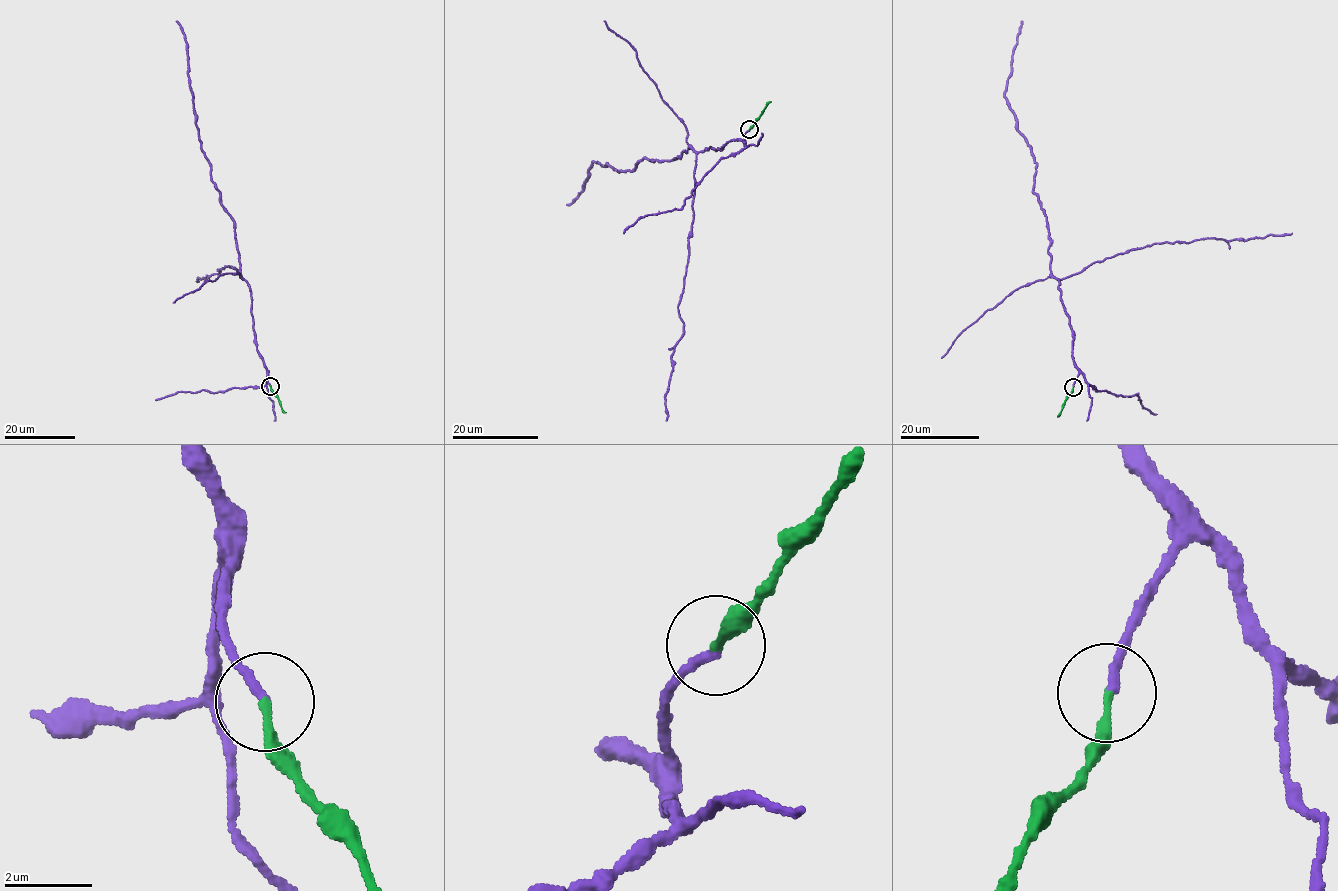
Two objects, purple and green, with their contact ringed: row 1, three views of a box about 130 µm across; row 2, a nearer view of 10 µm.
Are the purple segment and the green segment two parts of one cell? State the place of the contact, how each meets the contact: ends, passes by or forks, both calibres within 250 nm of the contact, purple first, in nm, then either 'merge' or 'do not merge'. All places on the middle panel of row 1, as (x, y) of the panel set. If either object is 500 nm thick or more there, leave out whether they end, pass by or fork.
place (749, 129); purple ends; green ends; calibres 200 and 200 nm; merge

